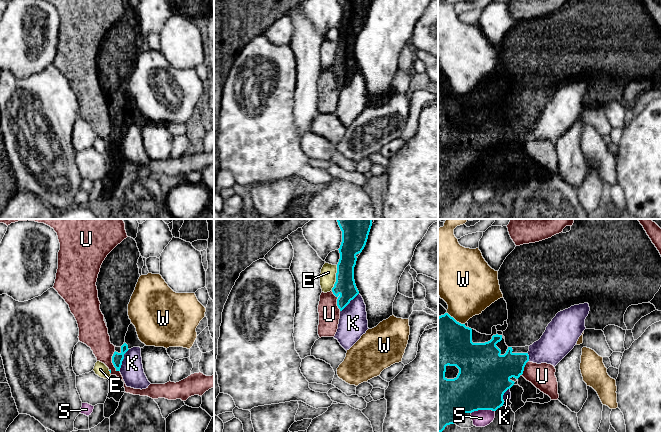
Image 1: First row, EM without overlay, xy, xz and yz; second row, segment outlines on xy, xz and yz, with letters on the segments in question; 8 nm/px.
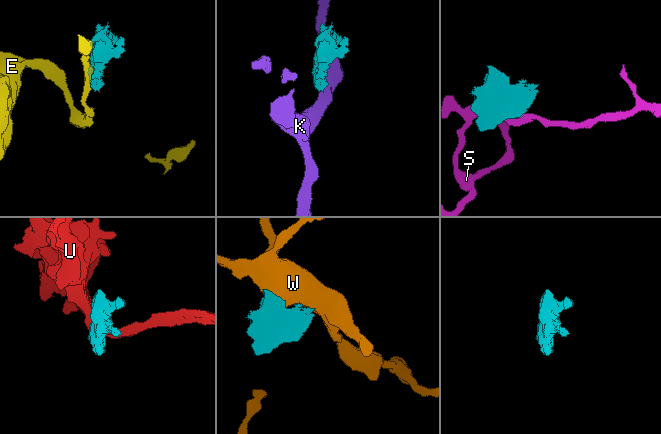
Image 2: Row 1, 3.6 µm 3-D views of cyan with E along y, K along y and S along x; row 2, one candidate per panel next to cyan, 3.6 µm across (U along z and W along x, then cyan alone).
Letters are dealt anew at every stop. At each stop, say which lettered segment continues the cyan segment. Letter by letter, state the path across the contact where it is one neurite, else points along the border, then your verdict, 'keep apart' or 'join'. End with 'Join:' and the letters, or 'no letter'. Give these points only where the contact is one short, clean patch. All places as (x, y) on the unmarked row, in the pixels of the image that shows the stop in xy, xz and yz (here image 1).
E: border xz (337, 41), (336, 57), (331, 66); keep apart
K: keep apart
S: keep apart
U: border xy (115, 127), (112, 132), (112, 140), (119, 147); keep apart
W: keep apart
Join: no letter

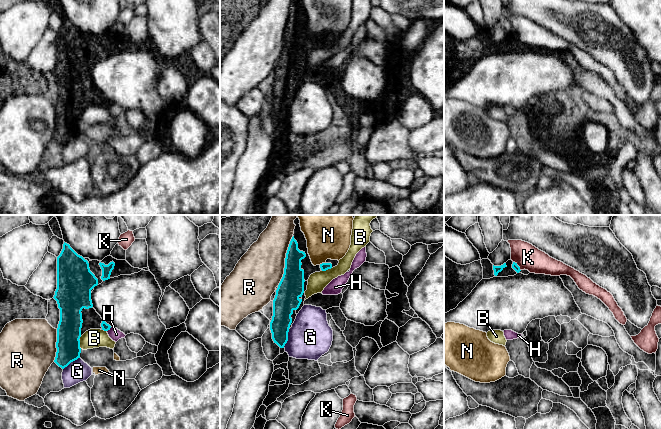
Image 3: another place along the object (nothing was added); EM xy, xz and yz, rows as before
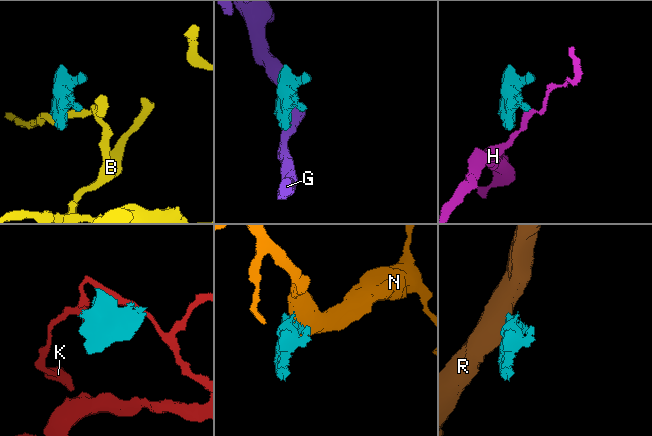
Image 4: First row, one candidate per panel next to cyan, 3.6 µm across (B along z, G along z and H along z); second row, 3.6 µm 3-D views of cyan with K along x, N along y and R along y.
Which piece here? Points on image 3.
B: keep apart
G: keep apart
H: border xy (111, 103), (107, 107); keep apart
K: border yz (513, 37), (520, 46); keep apart
N: border xz (325, 38), (319, 40); keep apart
R: keep apart
Join: no letter

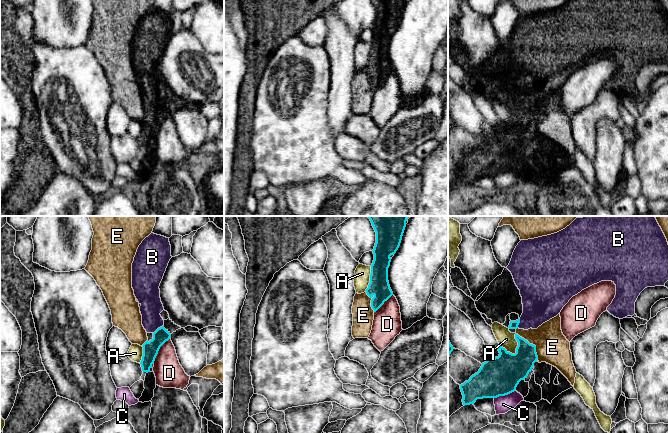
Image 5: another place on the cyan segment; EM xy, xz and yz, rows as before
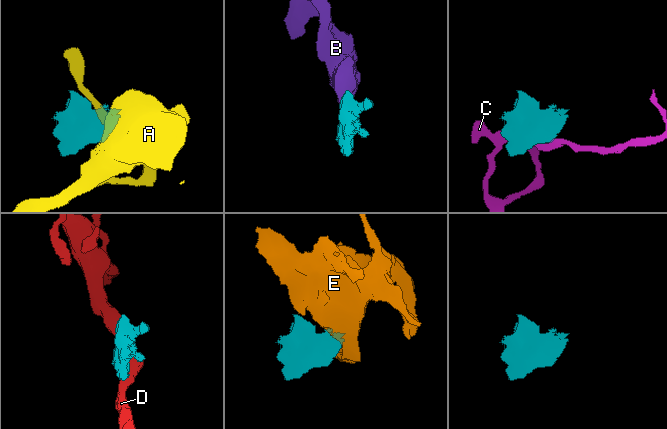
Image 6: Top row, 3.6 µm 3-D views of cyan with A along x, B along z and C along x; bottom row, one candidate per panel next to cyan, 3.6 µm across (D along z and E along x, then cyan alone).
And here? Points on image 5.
A: border yz (515, 109), (517, 123), (516, 127), (512, 130); keep apart
B: way xy (150, 125), (157, 117), (157, 105), (151, 96), (151, 82); join
C: keep apart
D: keep apart
E: border yz (516, 109), (535, 122), (537, 135); keep apart
Join: B

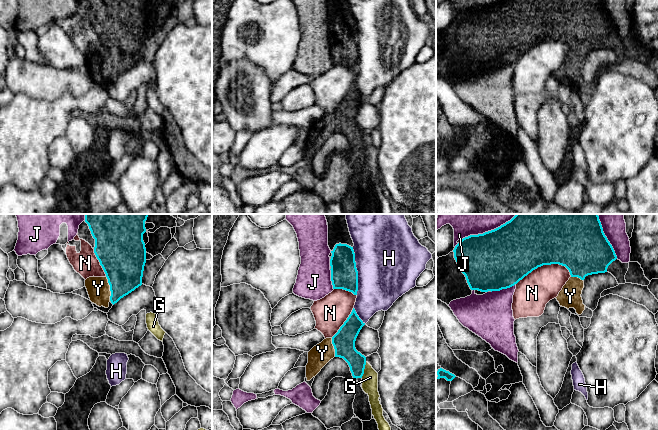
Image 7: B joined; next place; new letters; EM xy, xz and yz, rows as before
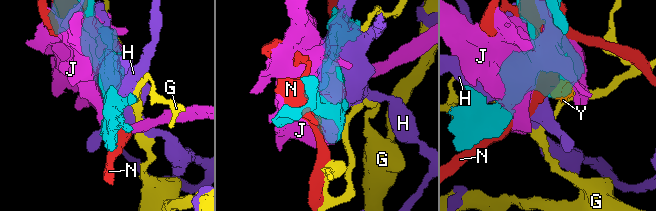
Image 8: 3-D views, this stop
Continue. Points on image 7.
G: keep apart
H: keep apart
J: keep apart
N: keep apart
Y: way xy (123, 36), (123, 51), (110, 64), (98, 64); join
Join: Y

